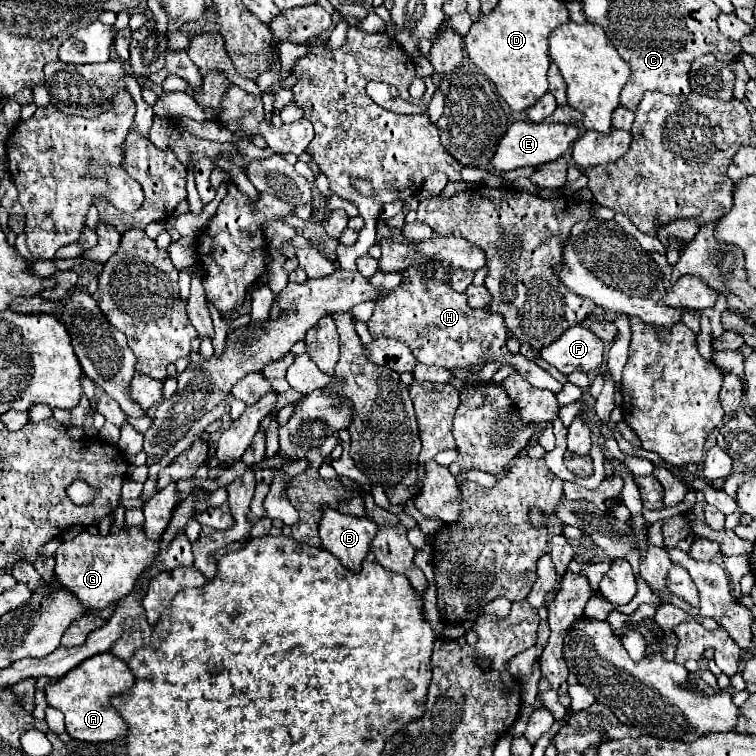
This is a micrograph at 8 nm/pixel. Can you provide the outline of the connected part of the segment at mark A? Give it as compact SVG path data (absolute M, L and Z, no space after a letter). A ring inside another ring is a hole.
M96 654L88 660L84 660L76 670L70 670L58 684L46 688L48 704L62 710L66 716L66 732L74 740L82 742L110 742L128 732L128 724L124 724L124 718L116 714L110 700L124 690L130 690L130 686L136 682L132 676L130 666L116 658L114 654Z

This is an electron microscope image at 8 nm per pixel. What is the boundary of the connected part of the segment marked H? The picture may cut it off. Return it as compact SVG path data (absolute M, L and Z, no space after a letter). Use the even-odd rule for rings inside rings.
M420 260L420 264L414 264L410 268L406 268L402 272L402 284L392 290L388 296L382 296L376 300L374 306L374 314L368 320L368 330L372 334L372 338L392 338L398 340L402 344L406 344L418 358L418 362L428 364L428 366L440 366L440 368L468 368L474 364L484 364L488 360L500 360L502 364L514 364L516 370L536 388L546 388L550 392L560 392L562 384L558 380L554 380L546 370L542 370L538 364L530 362L526 356L522 354L510 354L506 348L506 324L504 318L498 312L490 312L488 308L470 308L468 306L468 296L456 292L450 282L448 282L448 272L450 268L444 264L440 266L440 262L432 264L428 260Z

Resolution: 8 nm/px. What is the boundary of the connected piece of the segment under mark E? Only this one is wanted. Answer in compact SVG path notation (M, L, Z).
M518 120L508 128L504 138L498 142L498 148L490 160L490 166L502 172L502 170L516 170L520 166L548 164L552 160L558 160L576 138L578 138L578 128L570 124L546 124L546 122L532 124L532 122Z

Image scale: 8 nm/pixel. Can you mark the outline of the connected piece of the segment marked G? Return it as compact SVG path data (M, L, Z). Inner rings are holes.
M124 526L116 534L100 536L82 530L68 542L62 542L56 552L56 576L68 590L72 590L80 602L92 608L106 608L112 602L120 600L128 590L134 588L138 576L144 572L148 562L152 562L152 554L156 552L156 542L150 542L142 526L132 526L124 530Z

